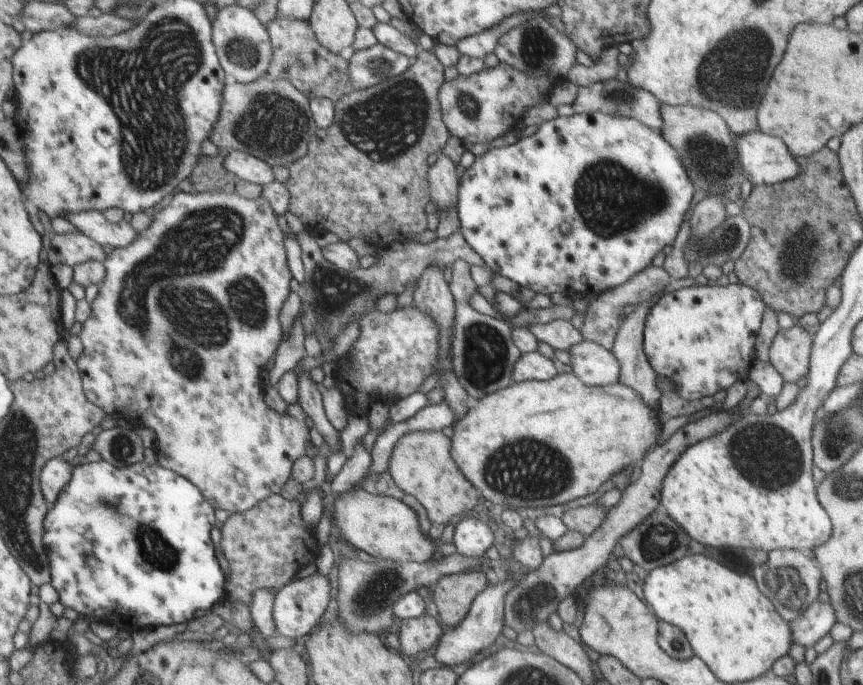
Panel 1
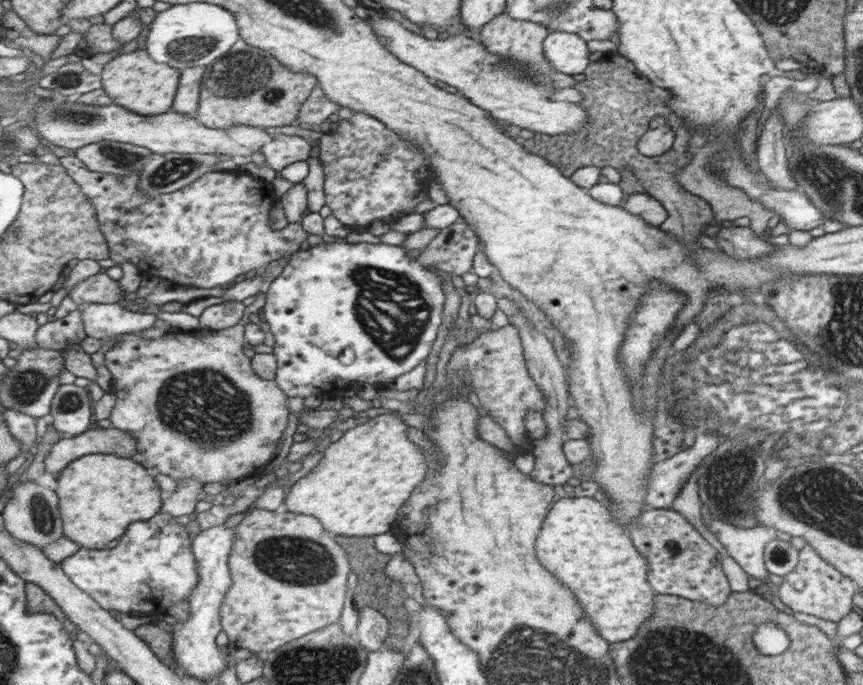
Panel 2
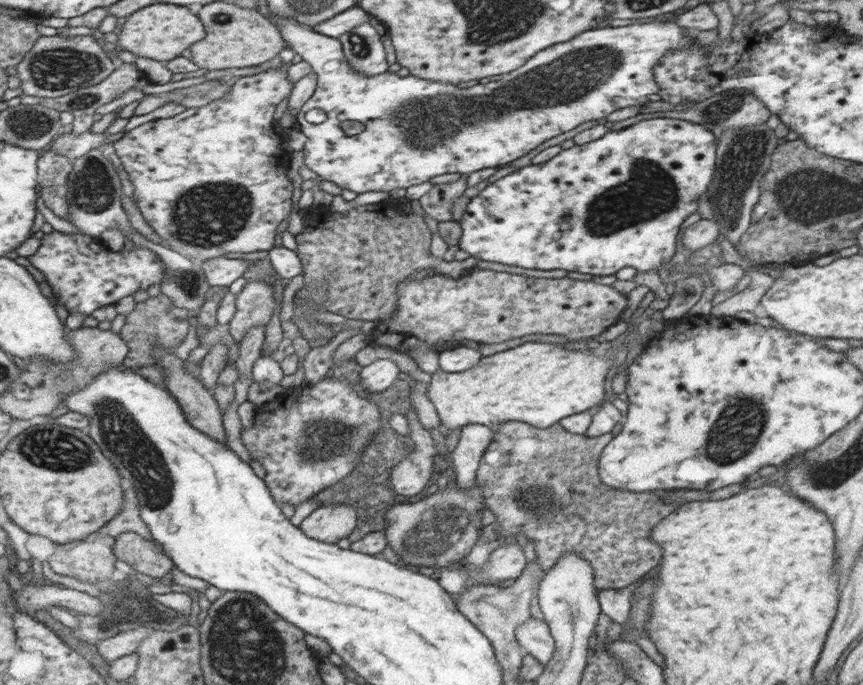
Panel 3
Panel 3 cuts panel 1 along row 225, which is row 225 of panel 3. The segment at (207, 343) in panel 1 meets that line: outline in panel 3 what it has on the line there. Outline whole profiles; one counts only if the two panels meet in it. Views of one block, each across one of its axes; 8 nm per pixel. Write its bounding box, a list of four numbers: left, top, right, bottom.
[113,66,293,262]

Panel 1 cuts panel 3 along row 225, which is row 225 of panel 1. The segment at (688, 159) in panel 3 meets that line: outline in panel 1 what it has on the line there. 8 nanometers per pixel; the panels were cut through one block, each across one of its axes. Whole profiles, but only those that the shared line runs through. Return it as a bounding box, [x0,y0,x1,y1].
[456,111,694,297]

